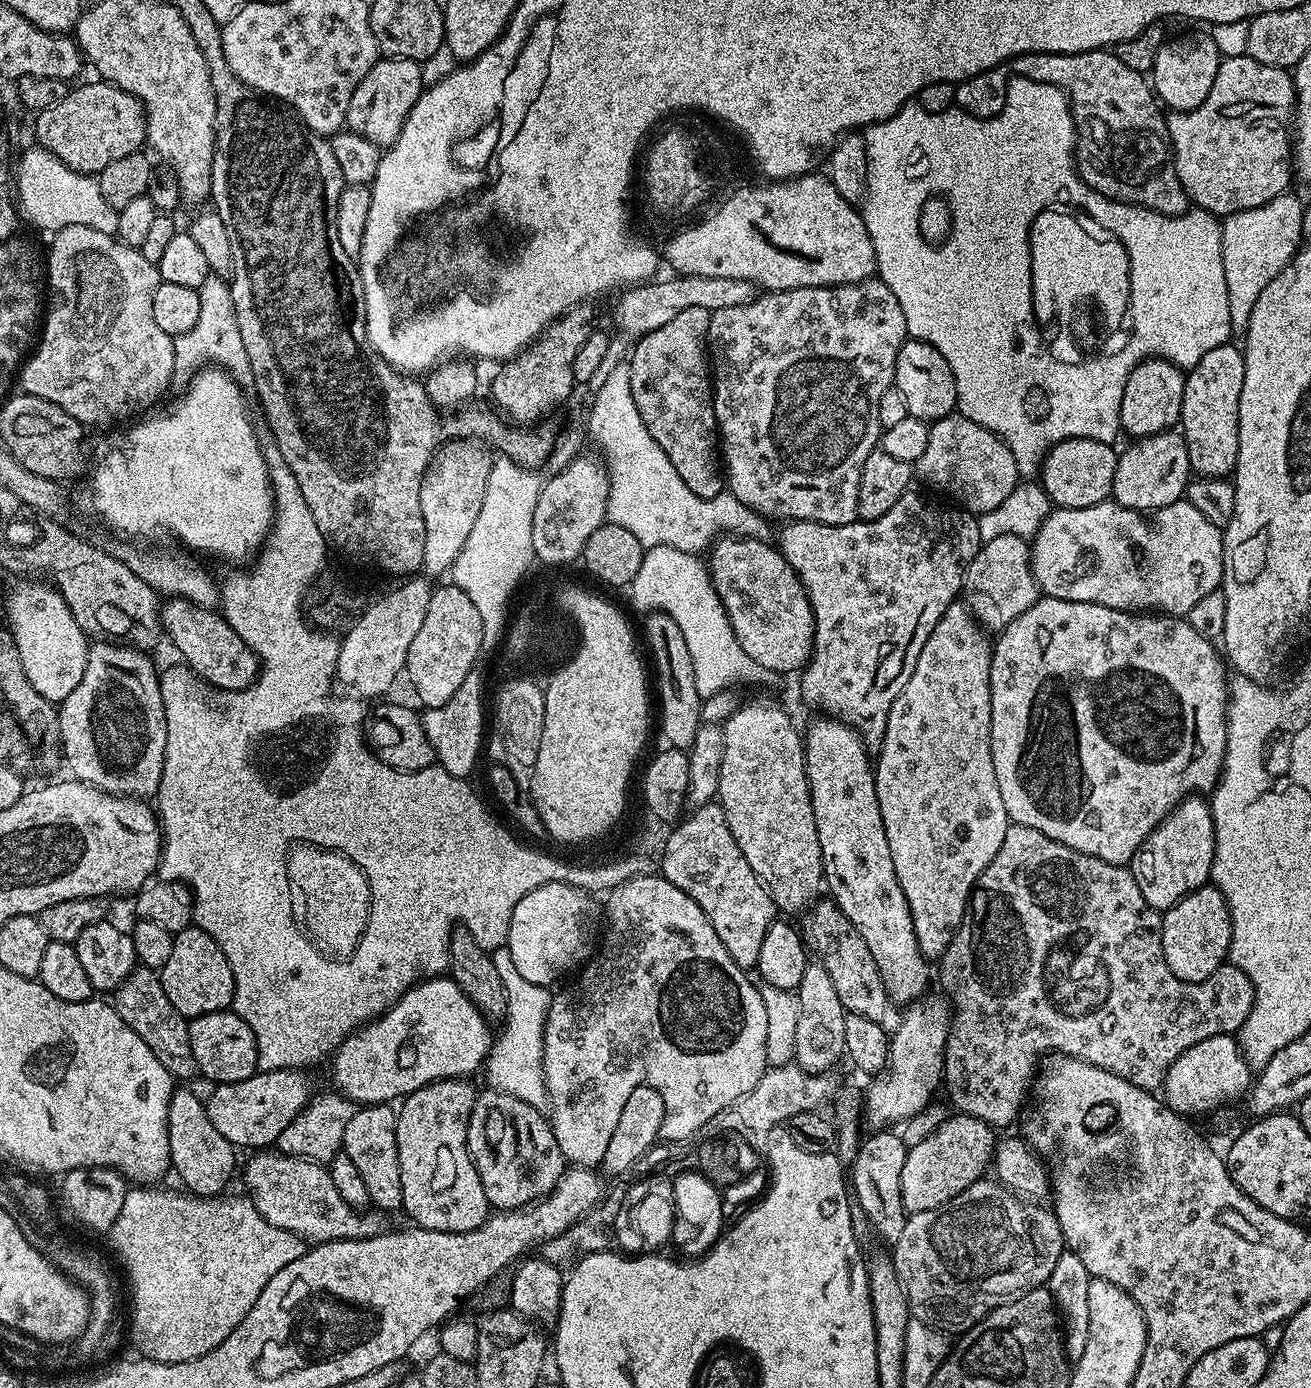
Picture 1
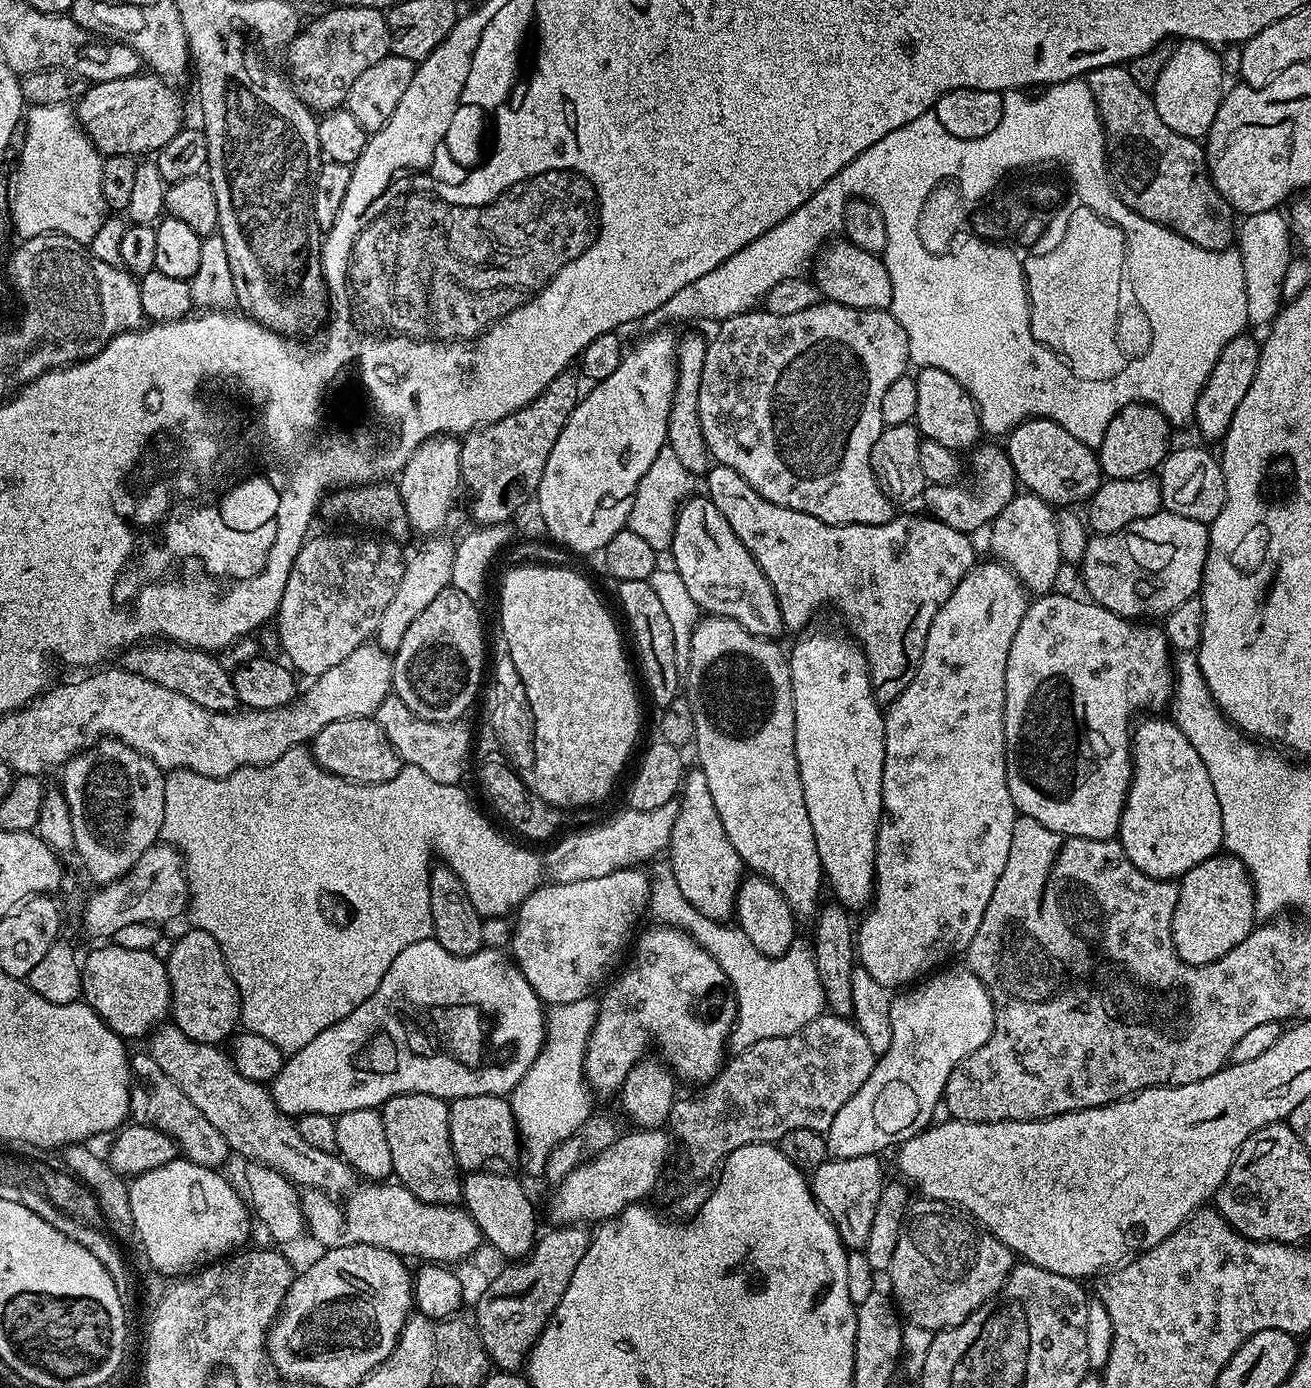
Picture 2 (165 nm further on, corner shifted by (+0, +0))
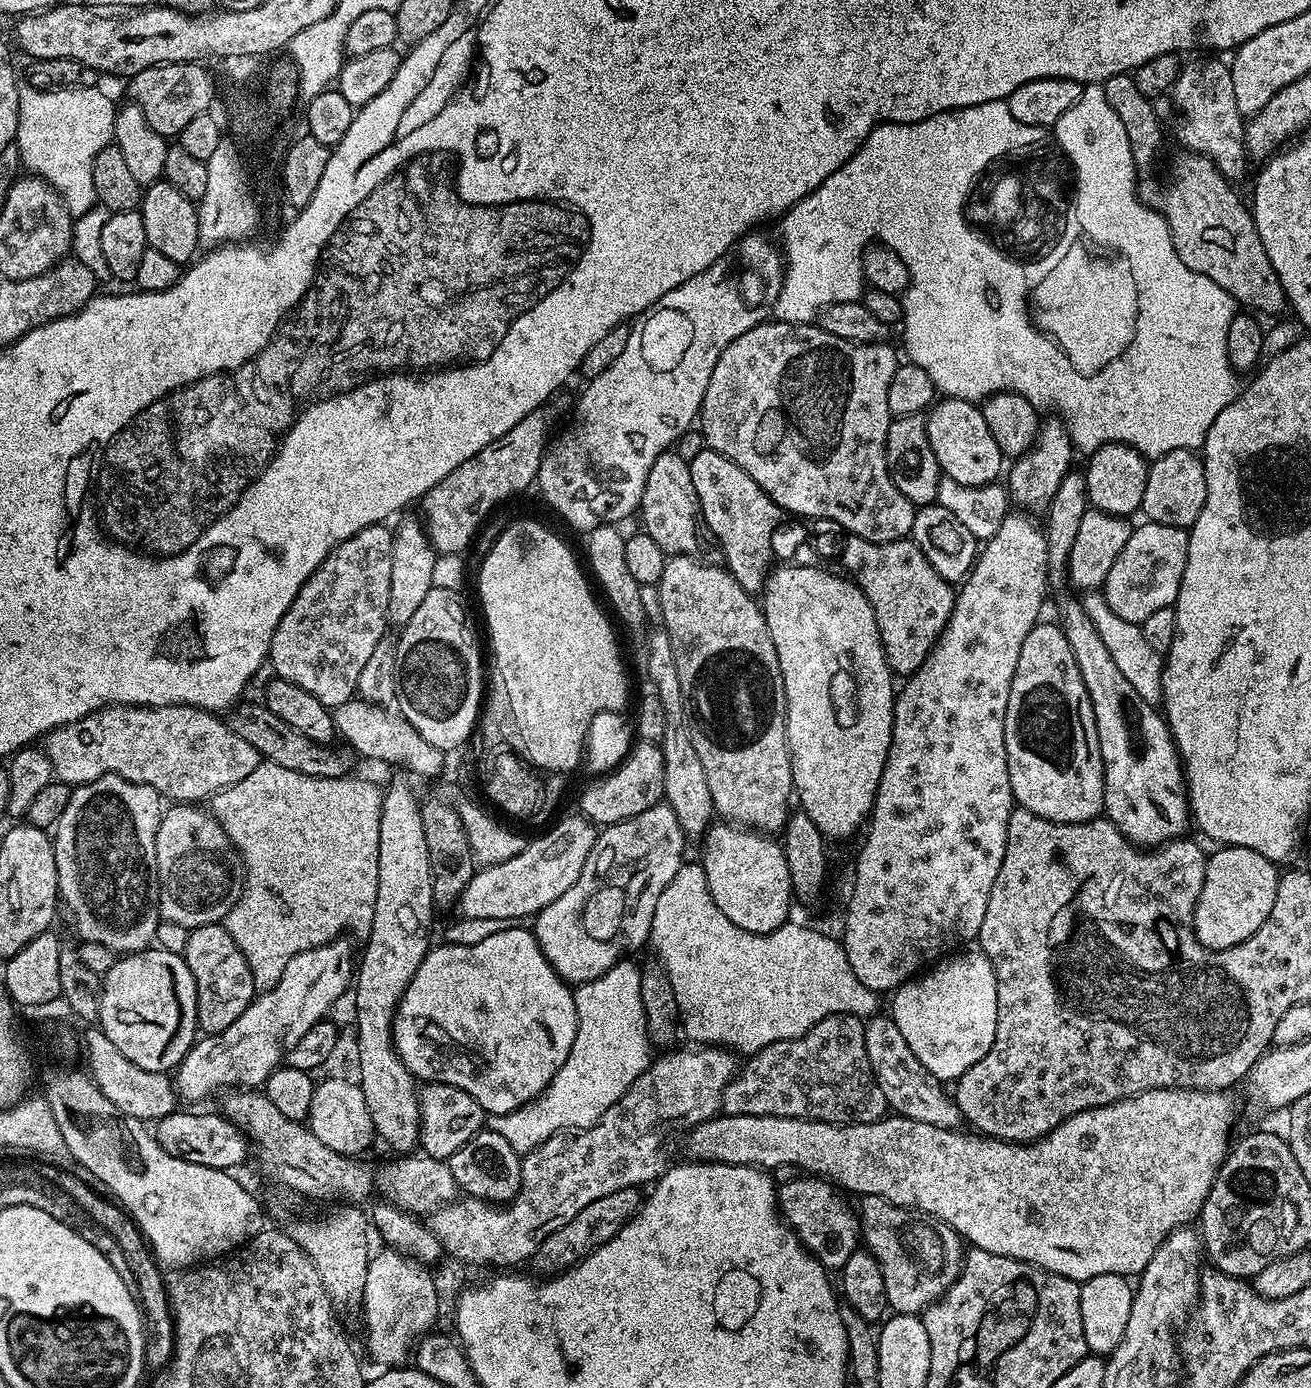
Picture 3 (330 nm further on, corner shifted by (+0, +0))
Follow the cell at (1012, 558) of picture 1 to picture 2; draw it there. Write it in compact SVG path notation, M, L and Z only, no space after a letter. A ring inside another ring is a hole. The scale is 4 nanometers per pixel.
M1017 494L1002 511L993 518L988 544L999 563L1005 564L1032 594L1048 594L1053 591L1060 576L1062 561L1056 533L1057 513L1053 505L1031 494Z

